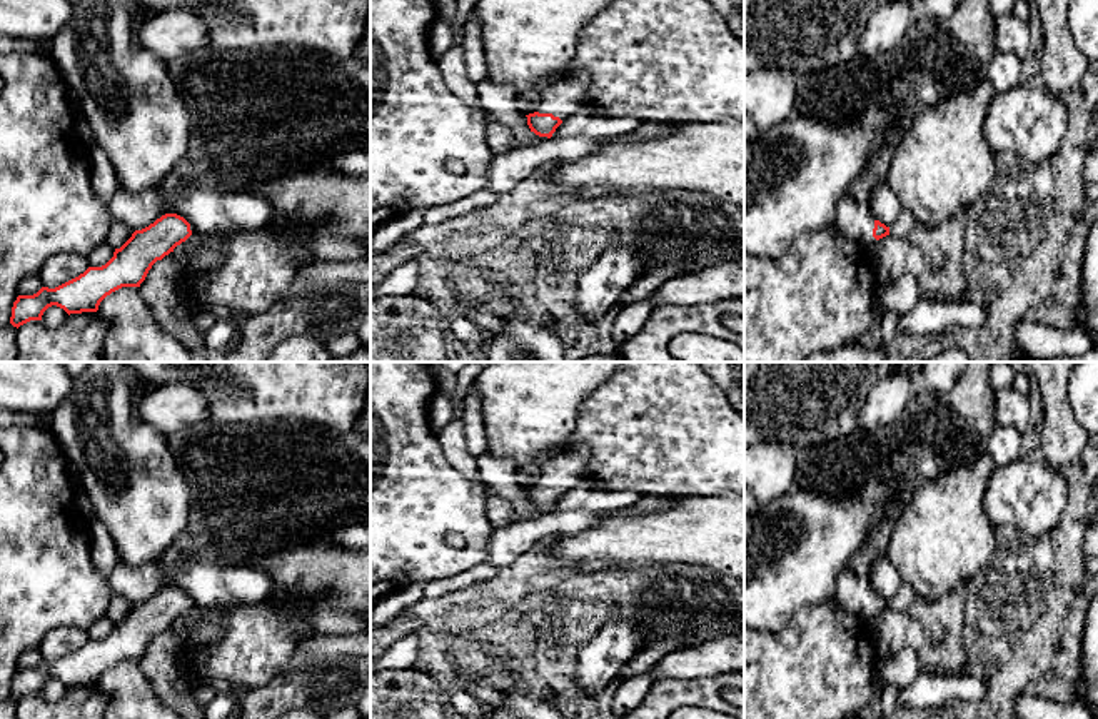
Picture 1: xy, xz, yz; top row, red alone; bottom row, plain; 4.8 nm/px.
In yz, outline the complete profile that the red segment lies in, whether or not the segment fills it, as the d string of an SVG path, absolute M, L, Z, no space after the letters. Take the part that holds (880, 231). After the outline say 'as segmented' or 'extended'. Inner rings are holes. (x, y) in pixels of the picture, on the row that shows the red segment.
M849 194L841 197L836 205L836 229L849 240L866 249L876 240L889 235L889 227L874 219L869 207L863 207Z | extended

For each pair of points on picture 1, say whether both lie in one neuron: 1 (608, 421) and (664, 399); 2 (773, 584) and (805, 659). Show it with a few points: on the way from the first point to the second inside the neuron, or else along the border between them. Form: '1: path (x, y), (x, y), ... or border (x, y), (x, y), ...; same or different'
1: path (621, 421), (643, 421), (651, 412); same
2: border (823, 601), (803, 606), (778, 631), (761, 631); different

